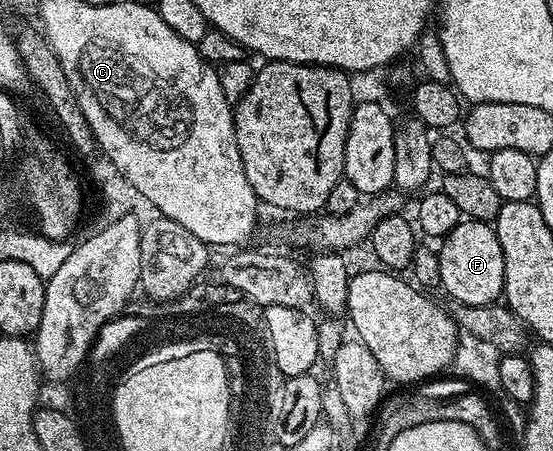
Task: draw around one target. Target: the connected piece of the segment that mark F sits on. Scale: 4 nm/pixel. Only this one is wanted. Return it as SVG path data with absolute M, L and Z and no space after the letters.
M463 219L441 245L442 249L437 250L437 255L444 266L440 271L440 279L447 298L462 305L492 305L503 296L506 287L504 251L493 224Z

